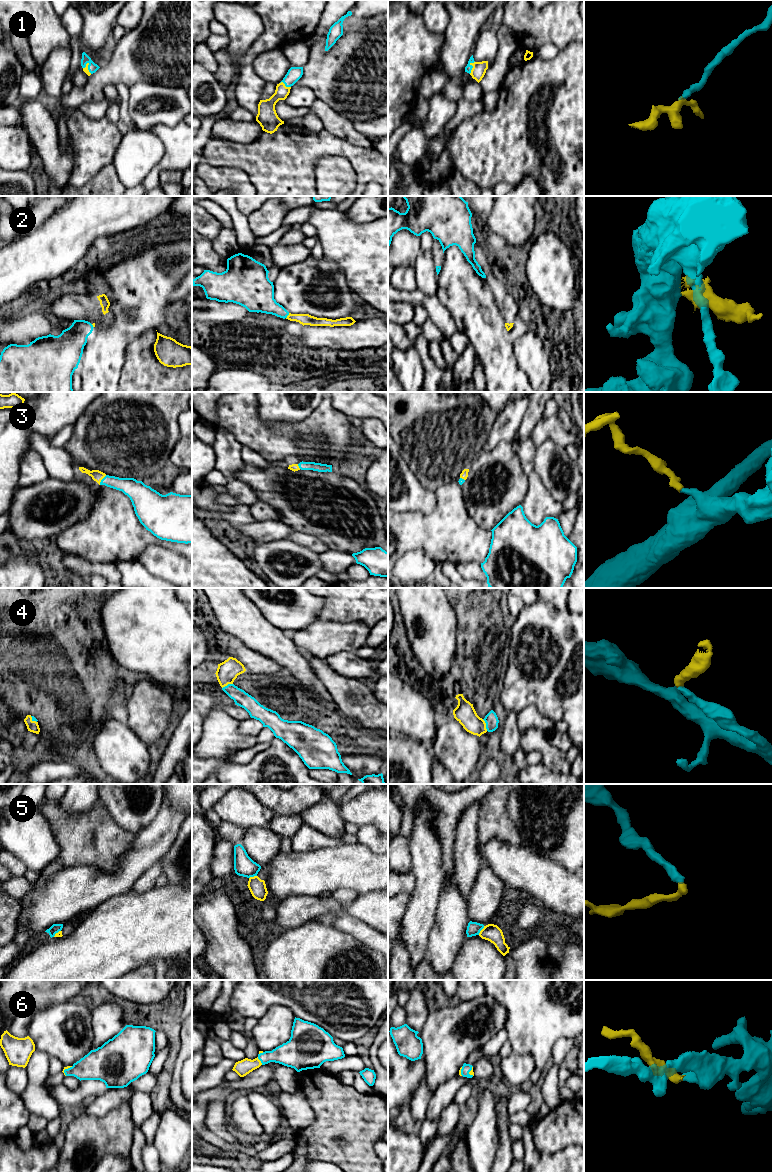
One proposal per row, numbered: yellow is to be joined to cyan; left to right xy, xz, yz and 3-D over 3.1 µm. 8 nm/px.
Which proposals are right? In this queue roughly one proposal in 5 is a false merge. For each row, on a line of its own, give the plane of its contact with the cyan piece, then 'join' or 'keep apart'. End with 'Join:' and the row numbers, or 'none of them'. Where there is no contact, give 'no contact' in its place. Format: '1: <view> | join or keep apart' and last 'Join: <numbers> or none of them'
1: yz | join
2: xz | keep apart
3: xy | join
4: yz | join
5: yz | keep apart
6: xz | join
Join: 1, 3, 4, 6

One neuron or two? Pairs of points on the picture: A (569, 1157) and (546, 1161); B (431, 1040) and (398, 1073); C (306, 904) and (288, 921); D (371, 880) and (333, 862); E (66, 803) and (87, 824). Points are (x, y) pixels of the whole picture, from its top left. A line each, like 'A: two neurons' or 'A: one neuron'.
A: one neuron
B: two neurons
C: one neuron
D: one neuron
E: two neurons

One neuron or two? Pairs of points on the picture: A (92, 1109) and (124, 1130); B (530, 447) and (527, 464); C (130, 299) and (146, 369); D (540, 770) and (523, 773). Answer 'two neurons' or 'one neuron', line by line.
A: two neurons
B: one neuron
C: two neurons
D: one neuron

